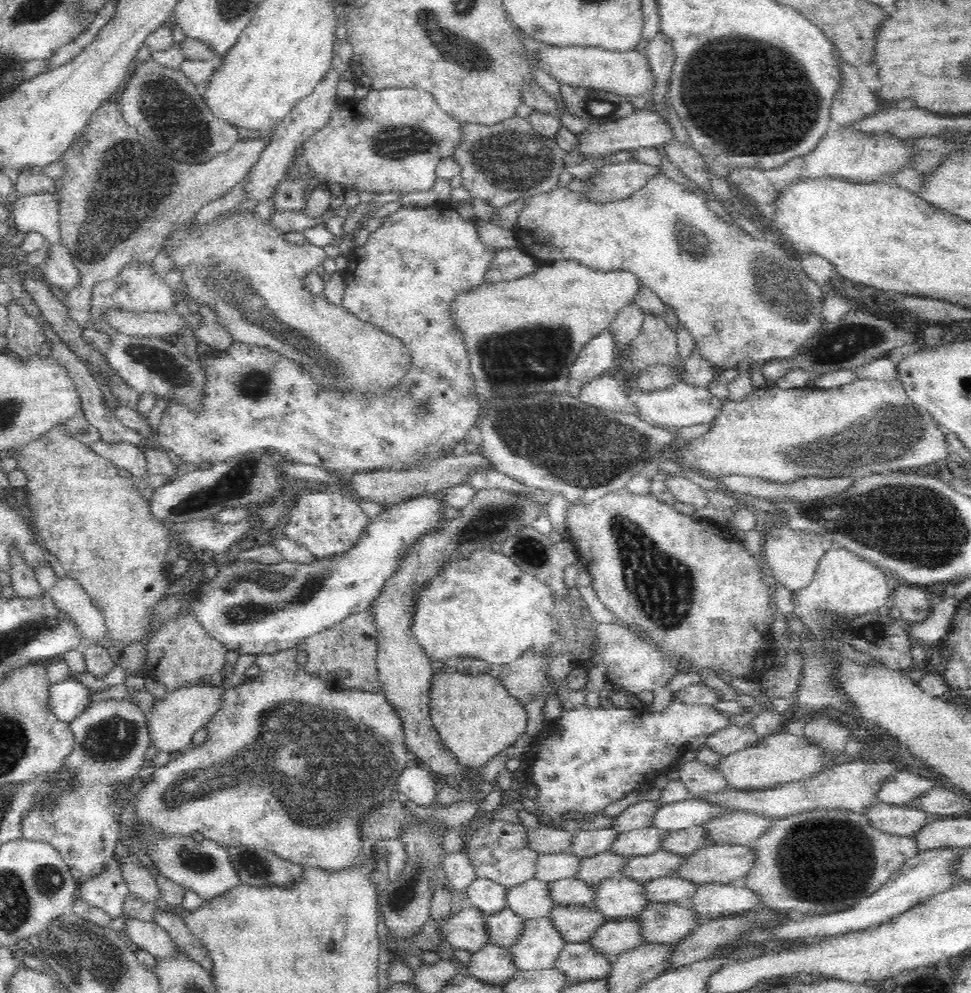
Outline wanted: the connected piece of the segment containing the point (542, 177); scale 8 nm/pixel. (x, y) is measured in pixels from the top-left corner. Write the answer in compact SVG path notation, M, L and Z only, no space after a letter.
M519 115L493 125L464 123L463 134L464 142L453 156L461 166L463 187L472 198L486 200L496 209L508 206L510 202L518 198L532 197L557 189L559 187L558 178L565 169L566 162L570 160L566 154L559 152L556 142L542 138L534 130L530 121Z

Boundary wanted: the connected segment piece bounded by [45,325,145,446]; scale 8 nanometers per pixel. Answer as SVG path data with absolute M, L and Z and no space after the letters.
M48 325L45 328L45 335L47 341L52 344L51 355L54 358L59 360L59 363L62 366L65 366L71 377L74 379L75 385L77 386L79 395L81 396L81 405L83 414L87 419L88 423L97 428L97 431L100 435L100 439L102 441L108 443L108 445L117 445L120 443L130 443L133 445L143 444L145 441L140 436L140 433L124 426L117 418L113 411L106 405L106 401L104 400L104 395L102 395L102 390L100 389L100 385L98 385L98 381L92 375L92 371L88 369L86 364L82 363L76 354L72 352L63 342L60 340L60 337L54 332L54 329L51 325Z

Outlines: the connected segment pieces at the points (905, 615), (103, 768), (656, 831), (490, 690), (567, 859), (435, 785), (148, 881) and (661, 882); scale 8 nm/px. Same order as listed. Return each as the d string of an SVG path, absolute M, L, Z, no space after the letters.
M900 583L893 591L893 606L898 608L900 618L902 618L906 624L918 624L924 622L926 617L931 613L932 606L930 604L930 599L928 599L930 595L931 589Z
M128 696L93 702L71 723L74 733L72 752L64 761L64 765L50 778L48 792L36 792L32 799L36 803L34 810L24 812L22 816L22 839L47 842L56 848L64 862L69 866L78 883L100 874L108 858L112 858L121 828L121 814L134 798L128 802L127 788L134 778L144 769L146 751L152 746L147 714Z
M655 826L629 830L619 834L611 851L628 857L654 854L662 848L664 839L669 834L670 831Z
M448 668L443 673L434 674L429 711L434 730L440 735L444 746L457 756L460 765L474 769L485 767L497 754L514 746L527 727L525 707L518 699L512 697L496 676L490 673L478 676L462 675Z
M571 851L540 855L535 877L548 883L574 878L580 870L582 859L584 858L580 858Z
M413 763L401 774L396 790L418 806L428 808L435 802L440 786L441 782L426 767Z
M126 859L123 862L123 877L129 892L148 902L157 903L163 896L157 883L157 877L138 863L138 859Z
M674 874L645 883L645 891L652 903L683 904L691 900L697 886L695 882Z

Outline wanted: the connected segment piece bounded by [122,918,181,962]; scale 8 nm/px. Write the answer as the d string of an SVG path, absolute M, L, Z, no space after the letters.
M129 918L122 932L131 945L152 954L155 962L170 962L181 953L169 932L154 921Z

